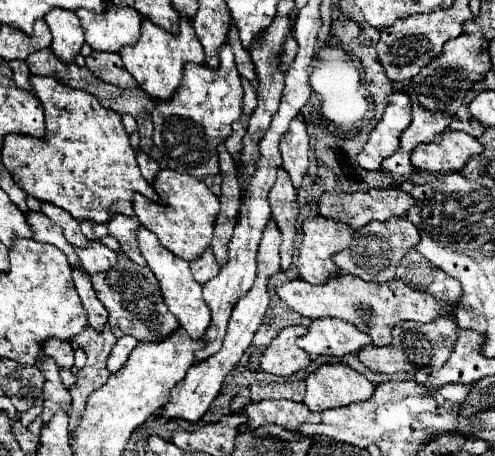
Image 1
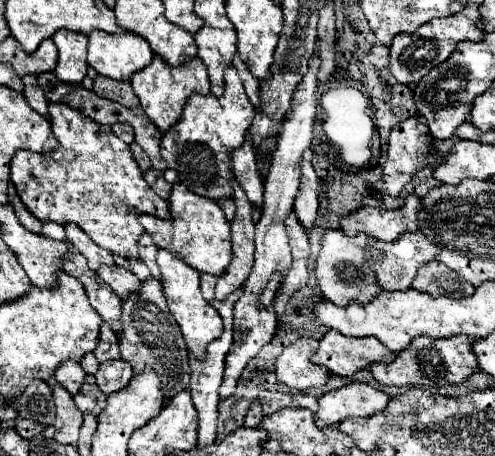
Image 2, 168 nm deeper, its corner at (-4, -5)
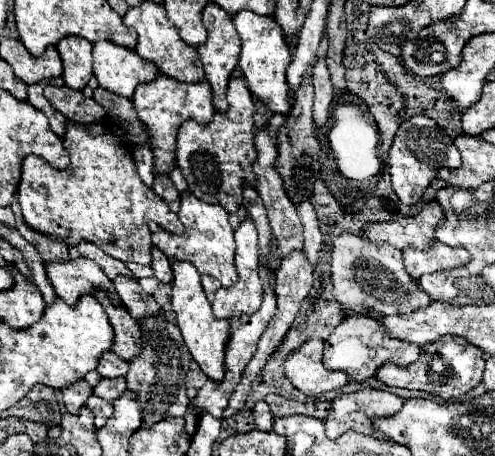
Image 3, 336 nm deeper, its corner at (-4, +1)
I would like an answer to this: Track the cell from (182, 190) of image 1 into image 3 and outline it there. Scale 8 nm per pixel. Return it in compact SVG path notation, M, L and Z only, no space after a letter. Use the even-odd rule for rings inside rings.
M184 190L180 194L180 210L178 218L184 224L182 234L172 234L158 226L156 222L150 222L152 230L152 242L170 258L170 260L186 260L196 266L200 274L210 274L222 282L222 286L232 286L238 280L236 268L234 268L234 230L228 224L228 212L220 204L208 204L204 200L198 200L190 190Z

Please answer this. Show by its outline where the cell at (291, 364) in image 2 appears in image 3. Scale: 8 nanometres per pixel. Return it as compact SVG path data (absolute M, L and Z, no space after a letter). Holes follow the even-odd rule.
M310 338L284 360L286 378L304 394L320 396L338 390L348 382L348 376L322 366L322 340Z

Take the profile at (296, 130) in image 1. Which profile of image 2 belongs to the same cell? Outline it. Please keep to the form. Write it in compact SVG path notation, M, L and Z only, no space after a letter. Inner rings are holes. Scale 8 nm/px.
M308 160L302 162L302 180L300 180L300 192L294 200L294 214L306 234L312 232L314 220L316 220L316 210L318 210L318 176Z

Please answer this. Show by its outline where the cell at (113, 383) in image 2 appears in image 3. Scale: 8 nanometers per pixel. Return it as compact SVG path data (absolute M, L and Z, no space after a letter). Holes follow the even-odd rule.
M102 378L98 382L98 386L94 388L94 394L108 400L108 402L114 402L124 390L126 390L126 380L124 378Z

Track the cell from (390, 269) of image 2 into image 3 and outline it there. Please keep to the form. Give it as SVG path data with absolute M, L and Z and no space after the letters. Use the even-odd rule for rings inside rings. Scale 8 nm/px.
M432 240L432 246L426 250L406 248L406 250L402 250L402 256L404 256L406 272L414 280L418 280L418 276L428 274L428 272L464 266L466 260L470 258L470 254L464 248L450 248L450 246L442 244L440 240Z

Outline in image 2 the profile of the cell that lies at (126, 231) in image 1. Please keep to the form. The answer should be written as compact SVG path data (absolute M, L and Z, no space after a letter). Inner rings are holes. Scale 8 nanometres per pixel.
M144 234L140 238L140 258L150 268L150 274L160 282L162 276L160 276L160 268L156 264L156 252L158 252L158 248L152 244L152 238L148 234Z

